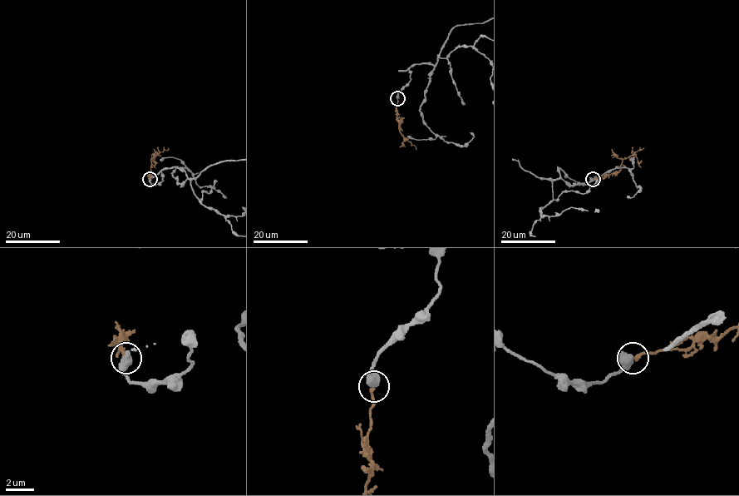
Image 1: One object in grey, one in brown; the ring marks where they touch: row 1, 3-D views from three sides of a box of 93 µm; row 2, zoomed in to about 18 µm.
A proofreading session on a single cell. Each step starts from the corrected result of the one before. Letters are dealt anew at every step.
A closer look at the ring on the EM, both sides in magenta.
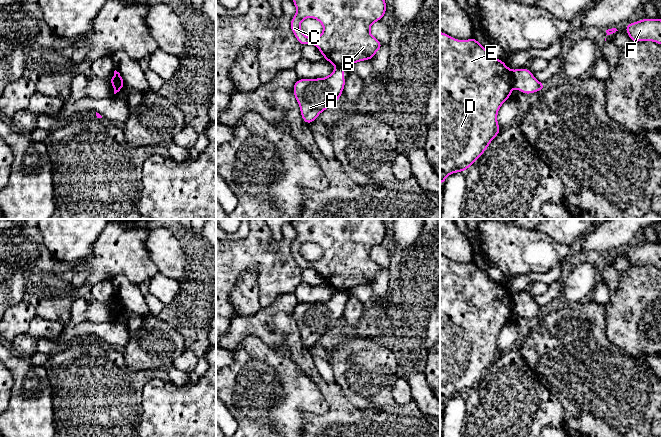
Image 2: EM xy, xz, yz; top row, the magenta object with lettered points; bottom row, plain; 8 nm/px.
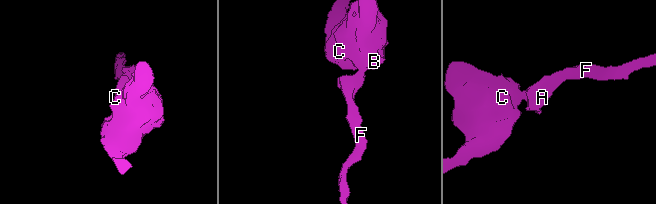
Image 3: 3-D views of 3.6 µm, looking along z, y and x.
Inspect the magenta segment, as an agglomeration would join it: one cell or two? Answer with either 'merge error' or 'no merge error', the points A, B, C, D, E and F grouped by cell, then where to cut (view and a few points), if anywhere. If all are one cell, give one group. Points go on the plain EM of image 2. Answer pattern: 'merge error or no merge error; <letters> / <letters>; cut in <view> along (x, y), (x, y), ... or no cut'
merge error; A F / B C D E; cut in yz along (511, 295), (512, 309)

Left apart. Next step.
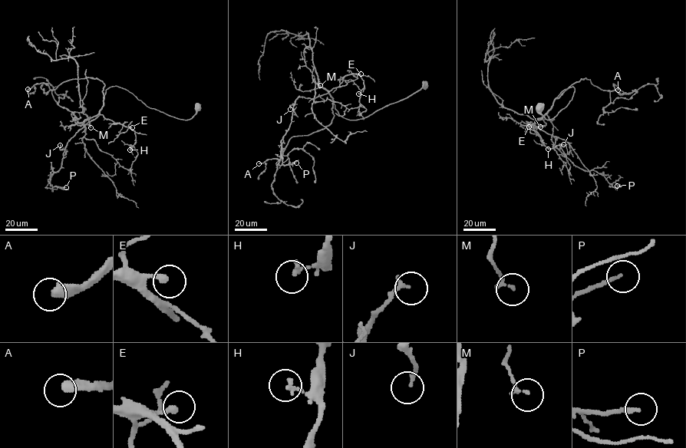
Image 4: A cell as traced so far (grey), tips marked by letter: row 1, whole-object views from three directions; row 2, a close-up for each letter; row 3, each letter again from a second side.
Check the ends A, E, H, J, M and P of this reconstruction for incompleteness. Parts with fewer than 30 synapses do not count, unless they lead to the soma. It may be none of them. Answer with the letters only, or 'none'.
A, E, P

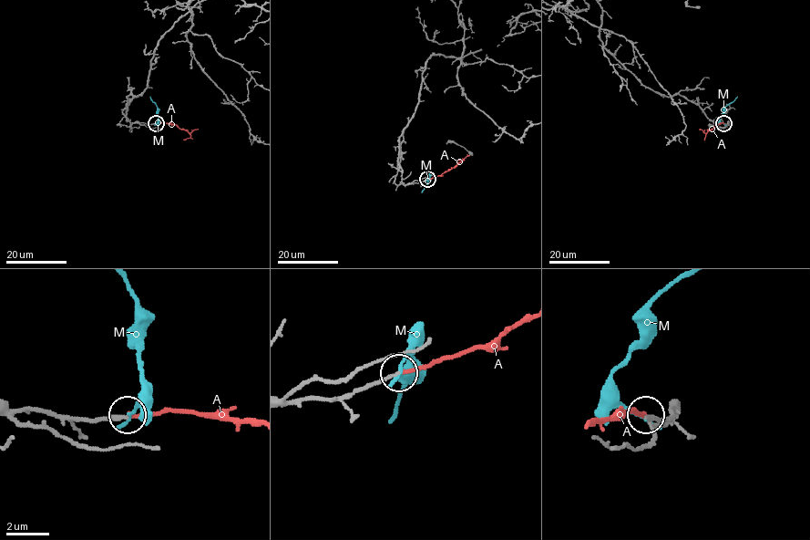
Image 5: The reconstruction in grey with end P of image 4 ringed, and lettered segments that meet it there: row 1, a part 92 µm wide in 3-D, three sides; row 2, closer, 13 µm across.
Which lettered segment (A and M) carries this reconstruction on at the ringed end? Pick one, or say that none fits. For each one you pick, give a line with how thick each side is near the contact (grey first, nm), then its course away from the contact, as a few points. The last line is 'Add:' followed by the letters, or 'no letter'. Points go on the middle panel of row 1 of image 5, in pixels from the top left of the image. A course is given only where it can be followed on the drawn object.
A: 150 nm thick on the grey side, 160 nm on the other; it runs (427, 180), (441, 175), (462, 161), (455, 159)
Add: A

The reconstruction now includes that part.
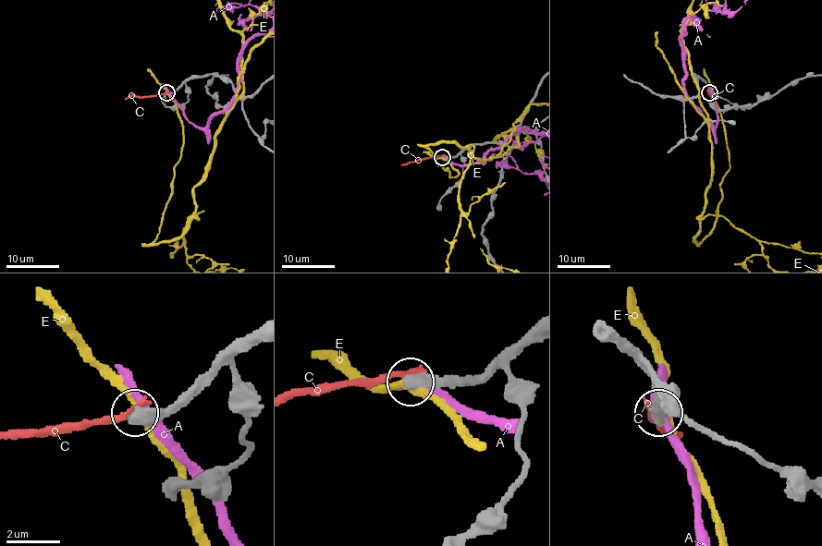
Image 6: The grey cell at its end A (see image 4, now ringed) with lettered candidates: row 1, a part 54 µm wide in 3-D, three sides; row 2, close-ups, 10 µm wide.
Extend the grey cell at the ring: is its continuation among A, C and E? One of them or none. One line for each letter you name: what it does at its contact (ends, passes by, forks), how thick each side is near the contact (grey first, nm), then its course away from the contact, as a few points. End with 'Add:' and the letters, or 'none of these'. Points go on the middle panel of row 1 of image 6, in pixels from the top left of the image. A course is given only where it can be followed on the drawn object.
Add: none of these

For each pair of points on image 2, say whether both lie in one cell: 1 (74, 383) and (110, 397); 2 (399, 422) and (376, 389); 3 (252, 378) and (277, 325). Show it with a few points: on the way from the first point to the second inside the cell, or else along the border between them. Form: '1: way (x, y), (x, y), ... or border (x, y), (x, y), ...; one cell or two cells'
1: way (83, 383), (101, 397); one cell
2: border (391, 403), (375, 405); two cells
3: border (245, 338), (290, 353); two cells

